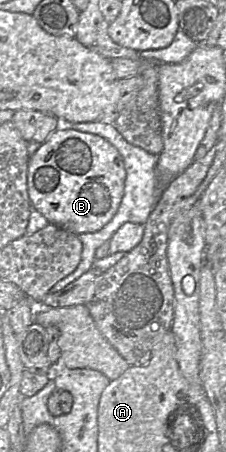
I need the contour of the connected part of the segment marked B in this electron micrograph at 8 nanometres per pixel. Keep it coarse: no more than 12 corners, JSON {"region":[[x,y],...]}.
{"region":[[56,129],[30,158],[32,207],[92,233],[116,214],[123,158]]}

